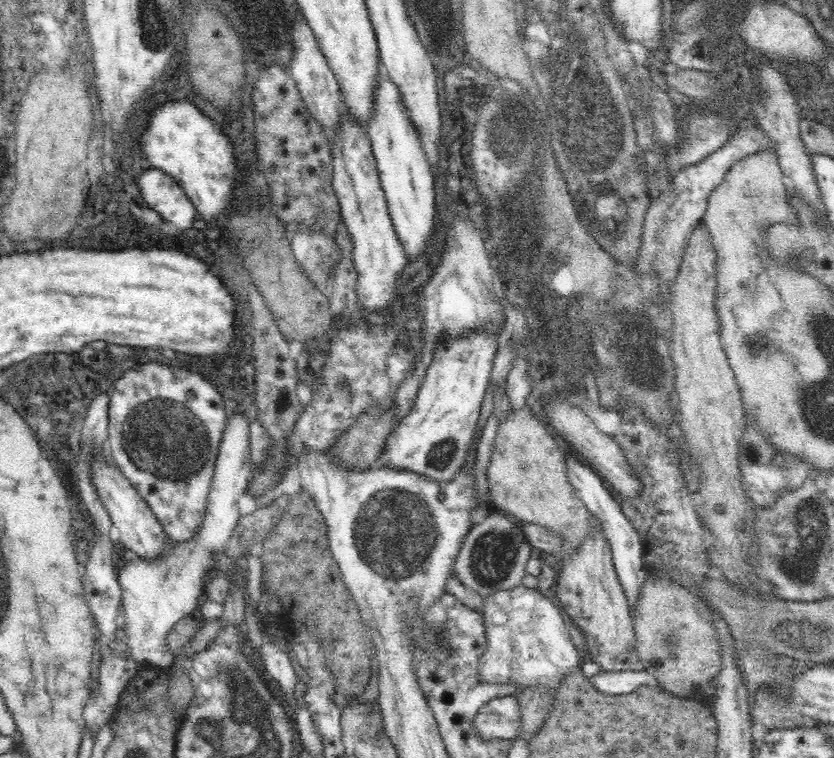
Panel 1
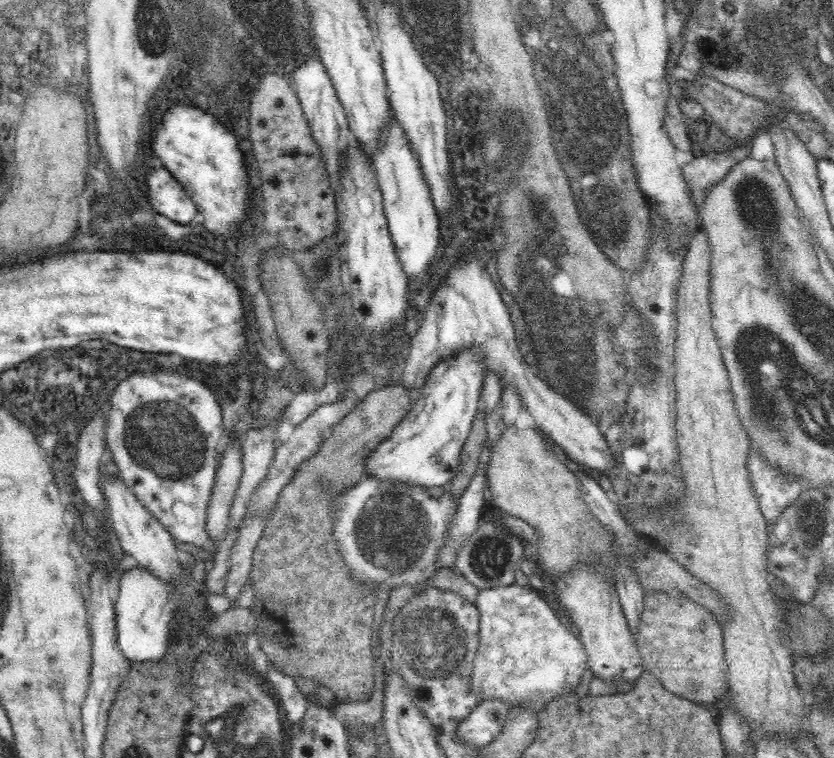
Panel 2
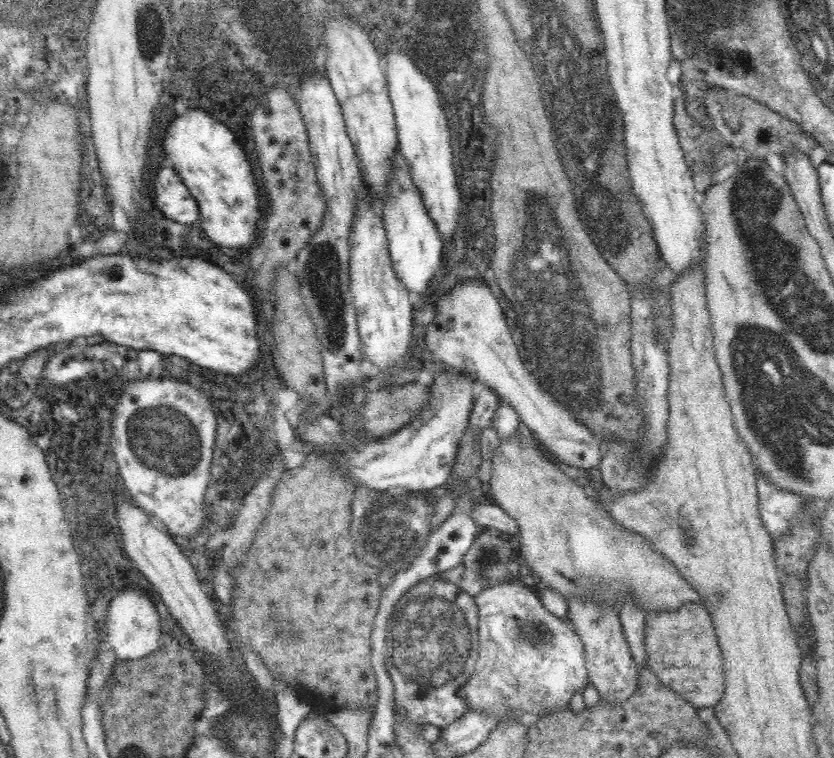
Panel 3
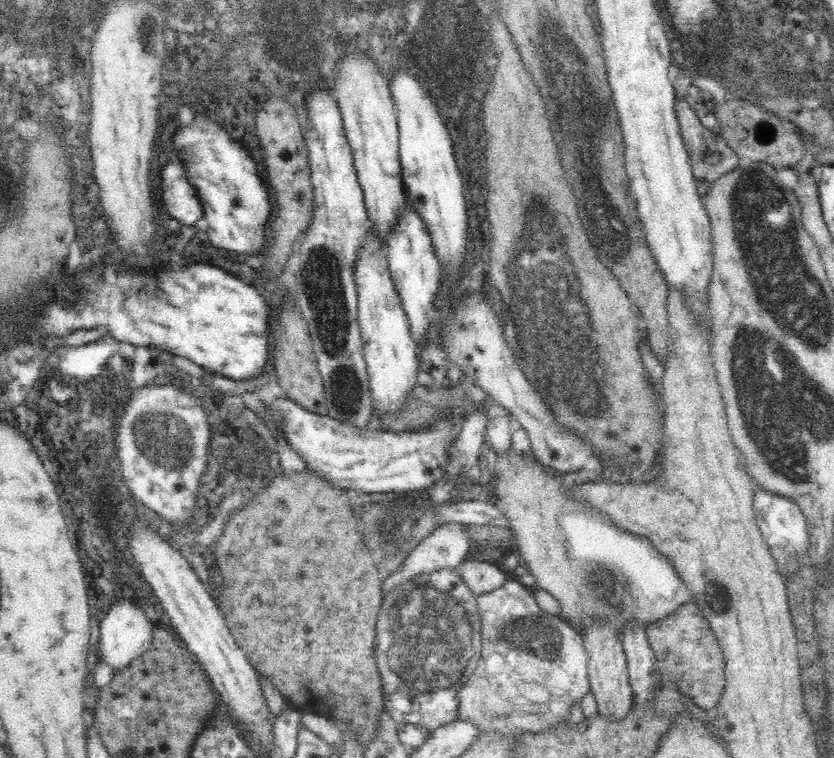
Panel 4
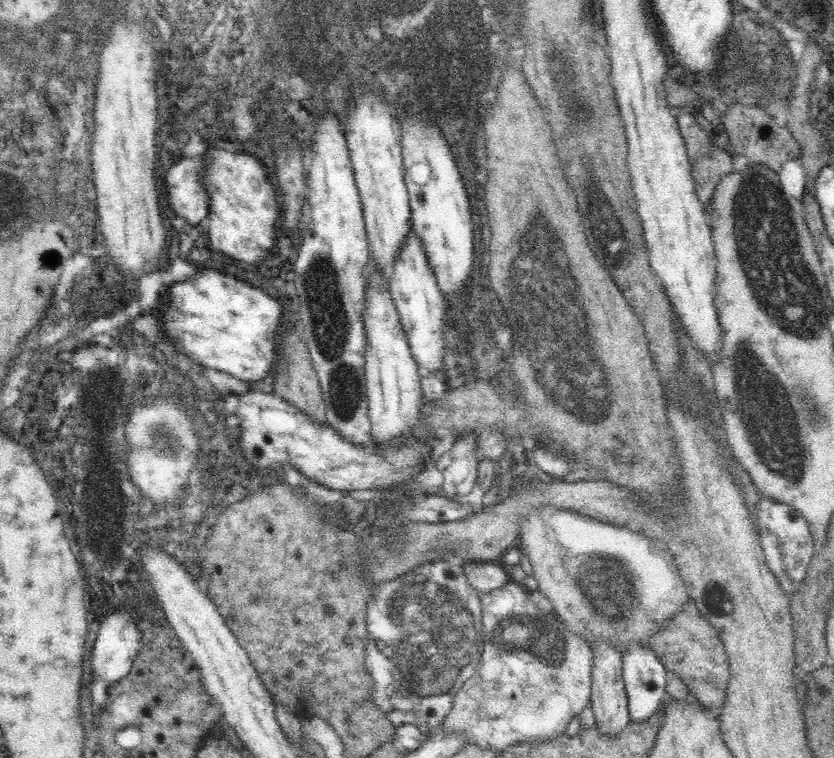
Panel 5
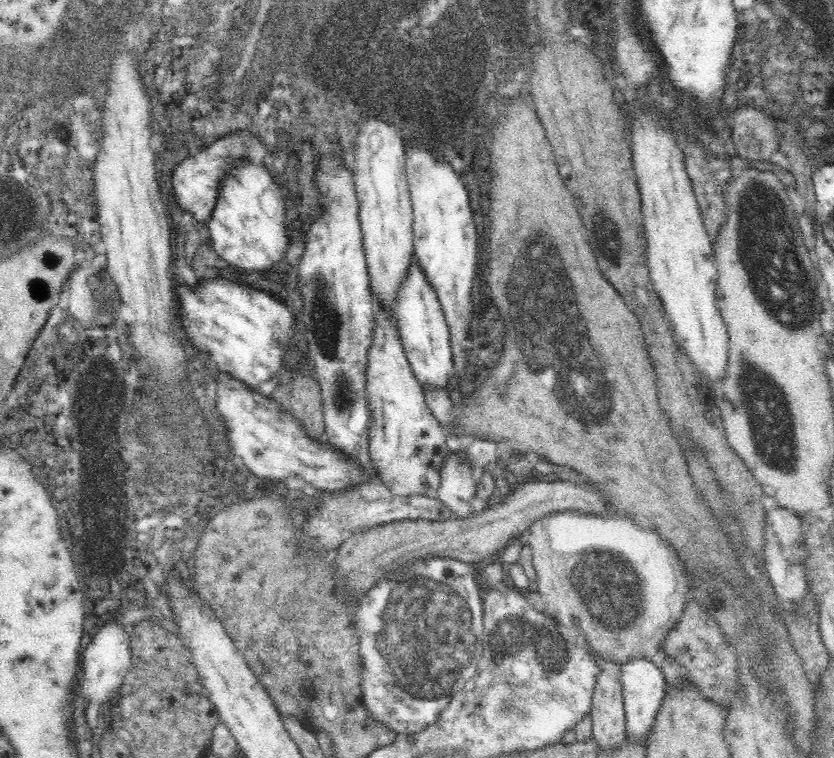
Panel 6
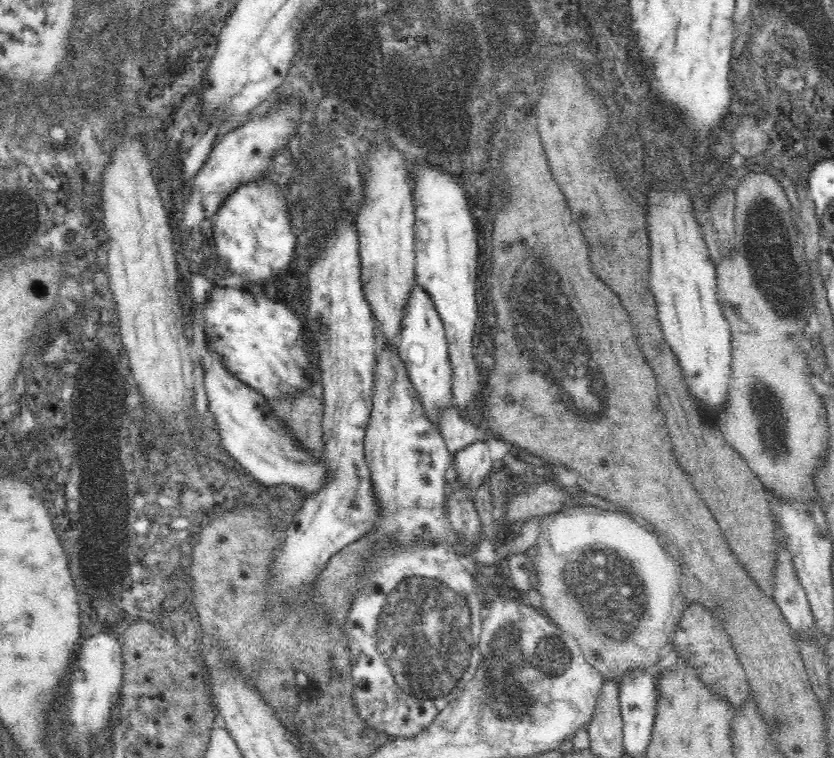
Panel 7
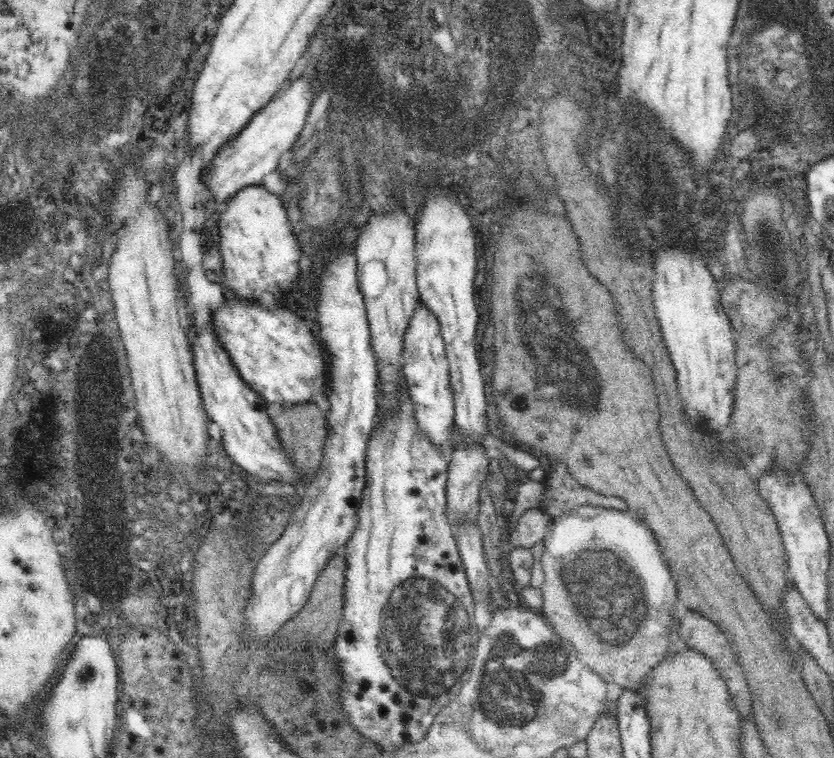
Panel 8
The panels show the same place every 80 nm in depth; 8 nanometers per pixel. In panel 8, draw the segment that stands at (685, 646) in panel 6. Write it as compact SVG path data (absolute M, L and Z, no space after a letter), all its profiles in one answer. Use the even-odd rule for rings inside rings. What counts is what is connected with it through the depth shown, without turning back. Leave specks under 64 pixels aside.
M684 609L679 615L679 636L680 644L704 654L704 657L708 657L712 659L712 662L715 662L715 666L720 671L720 676L726 683L731 699L735 702L741 716L744 717L751 714L753 712L751 690L744 676L744 669L738 664L734 651L732 651L732 646L730 646L730 642L728 642L723 630L718 628L715 622L706 618L700 611Z

